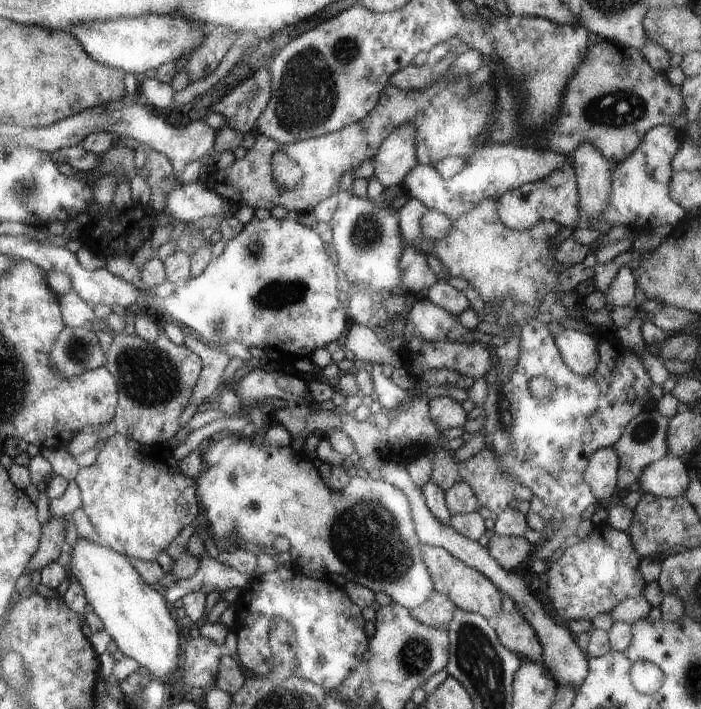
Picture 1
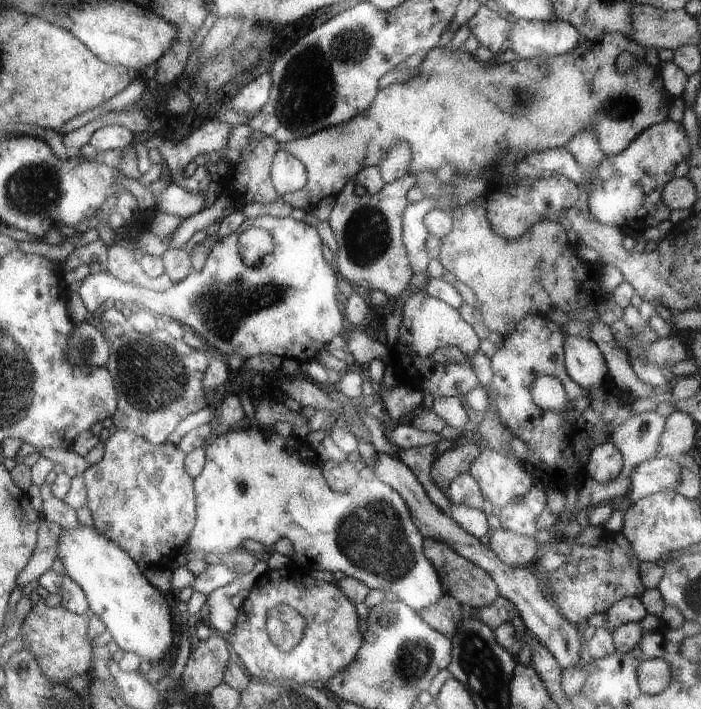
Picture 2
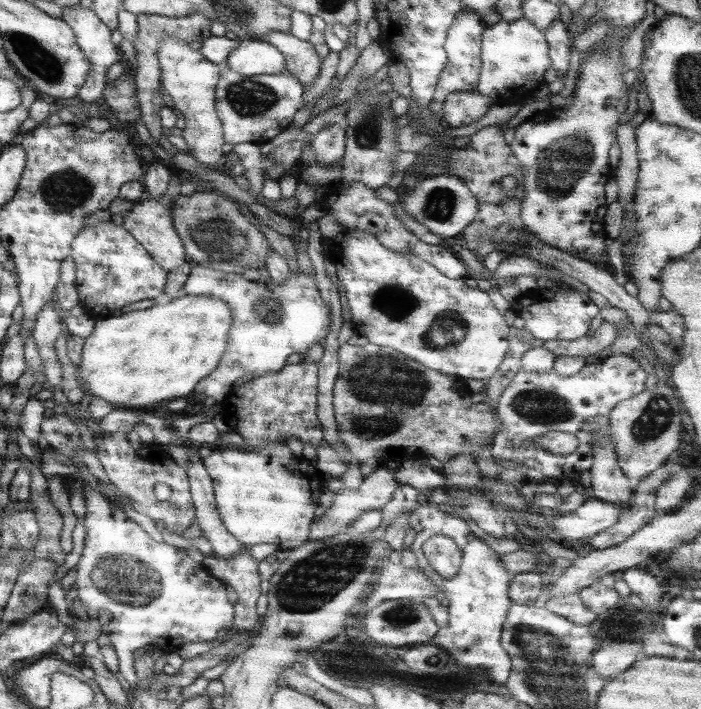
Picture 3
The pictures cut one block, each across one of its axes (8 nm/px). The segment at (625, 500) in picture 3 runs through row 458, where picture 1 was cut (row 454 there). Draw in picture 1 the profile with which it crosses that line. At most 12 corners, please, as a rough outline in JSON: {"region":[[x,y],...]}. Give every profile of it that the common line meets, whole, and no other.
{"region":[[612,447],[598,448],[583,470],[597,498],[608,499],[619,466]]}

